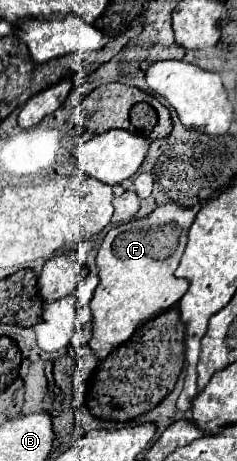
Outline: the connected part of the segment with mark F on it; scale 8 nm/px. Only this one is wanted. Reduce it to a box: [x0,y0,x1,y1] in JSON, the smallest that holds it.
[89,205,199,355]

